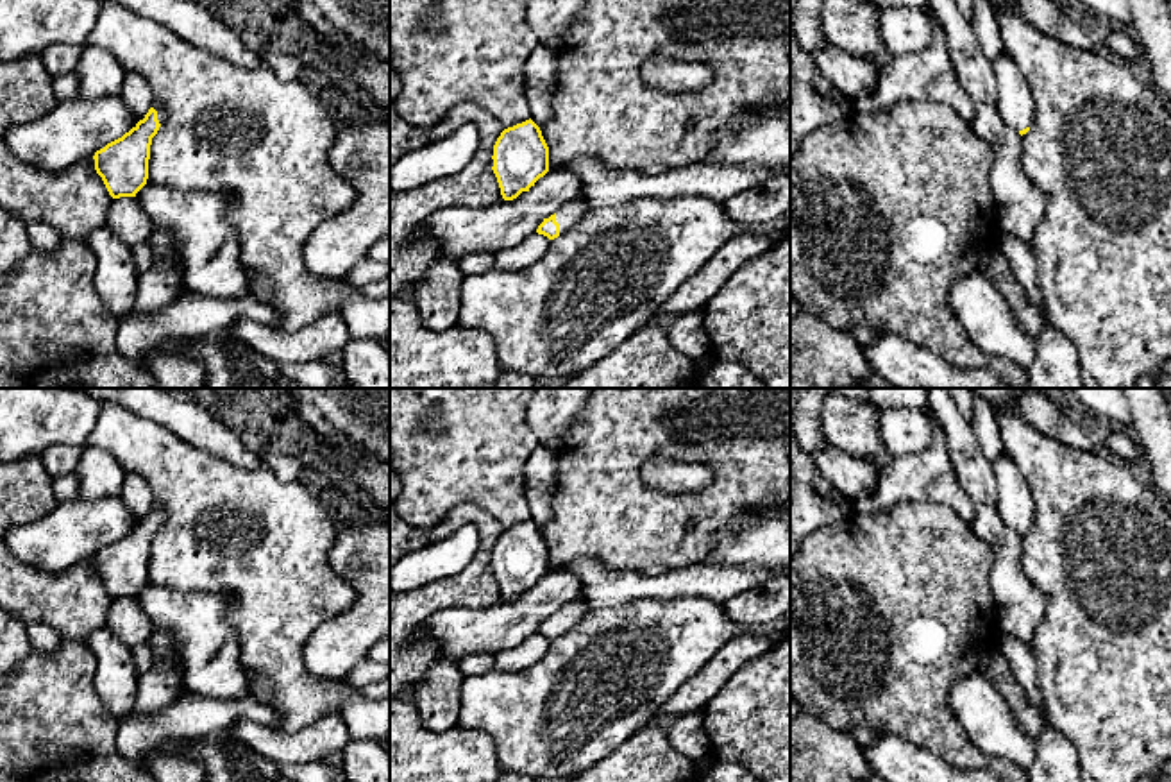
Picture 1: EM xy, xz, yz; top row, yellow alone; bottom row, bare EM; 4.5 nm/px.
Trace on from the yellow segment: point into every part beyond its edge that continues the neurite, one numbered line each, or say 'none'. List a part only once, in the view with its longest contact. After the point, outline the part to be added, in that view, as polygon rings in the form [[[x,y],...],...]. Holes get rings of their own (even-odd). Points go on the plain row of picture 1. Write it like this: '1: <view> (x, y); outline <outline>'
1: xz (574, 611); outline [[[583,599],[567,603],[560,612],[556,612],[556,623],[560,625],[560,635],[567,633],[588,610]]]

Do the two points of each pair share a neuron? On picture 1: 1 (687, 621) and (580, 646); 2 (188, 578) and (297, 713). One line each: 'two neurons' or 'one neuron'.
1: one neuron
2: one neuron

